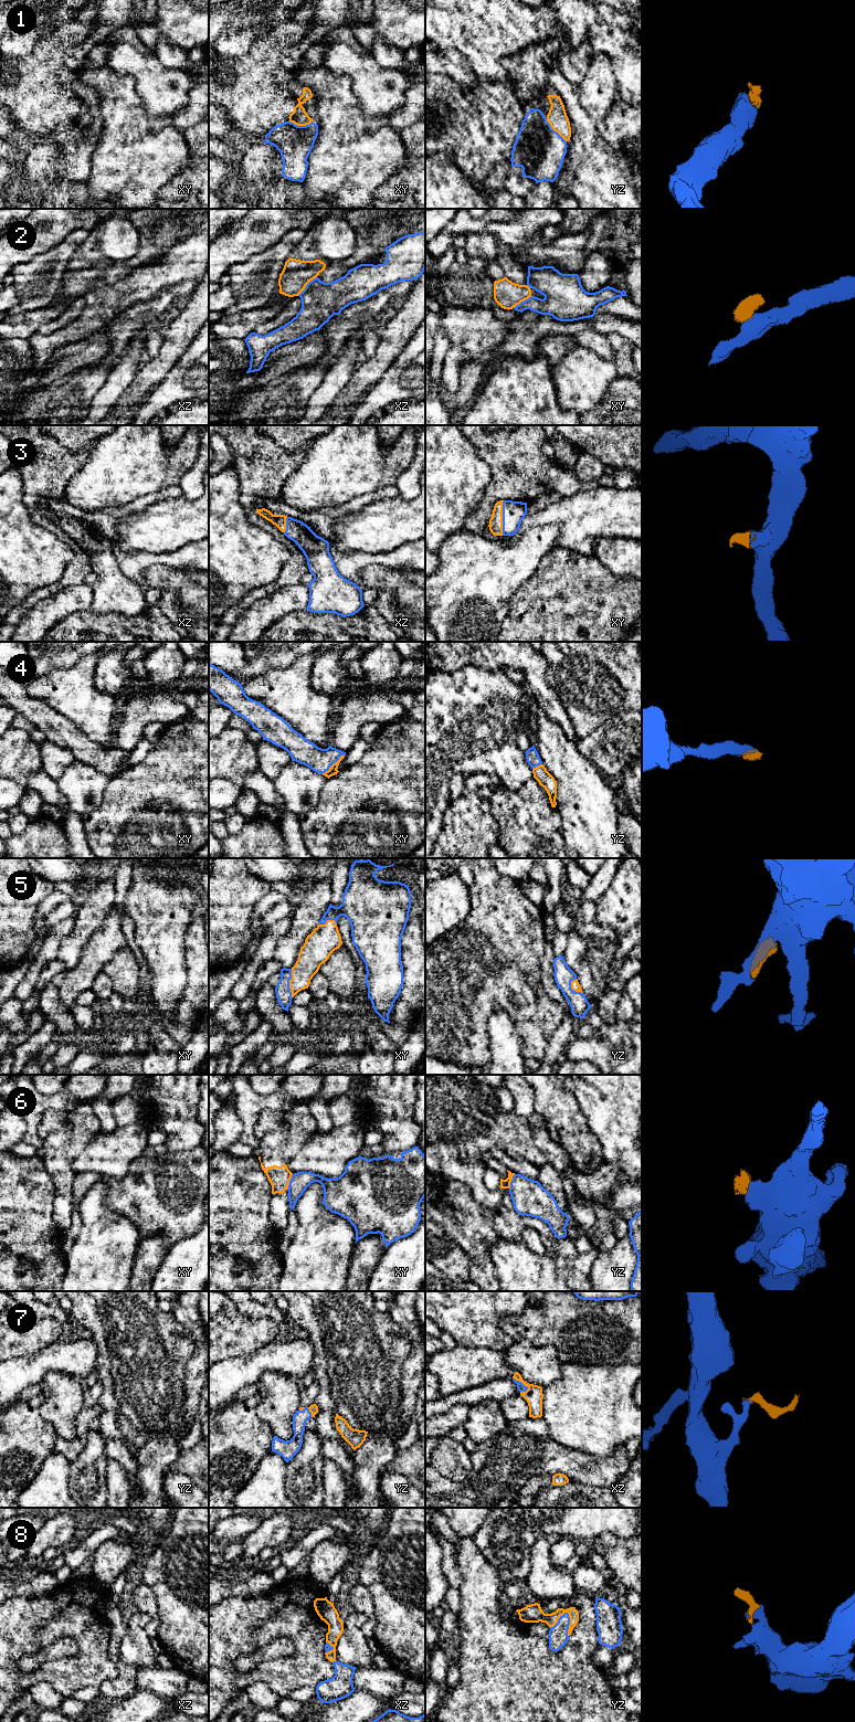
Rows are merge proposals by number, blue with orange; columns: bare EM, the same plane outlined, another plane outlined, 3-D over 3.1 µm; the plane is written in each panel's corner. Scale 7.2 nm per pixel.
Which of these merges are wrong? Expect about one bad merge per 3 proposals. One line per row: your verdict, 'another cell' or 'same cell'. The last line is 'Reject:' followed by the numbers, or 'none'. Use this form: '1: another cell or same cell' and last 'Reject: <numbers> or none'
1: same cell
2: another cell
3: same cell
4: same cell
5: same cell
6: another cell
7: same cell
8: same cell
Reject: 2, 6

